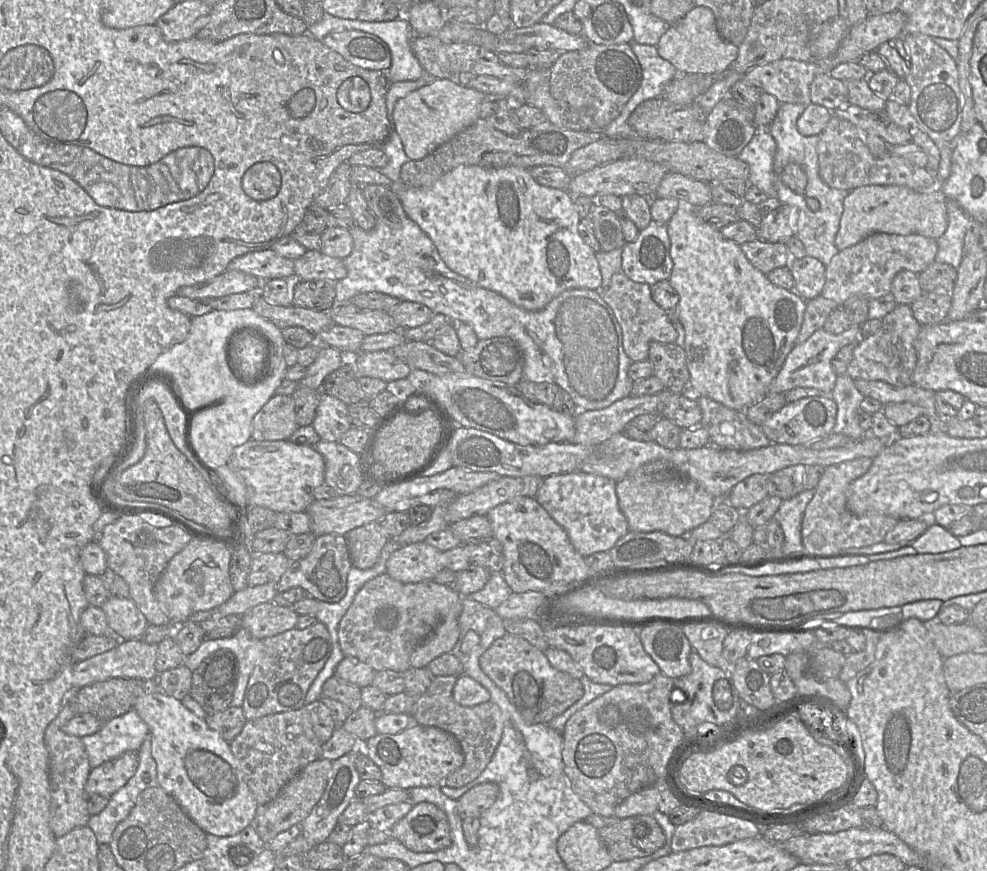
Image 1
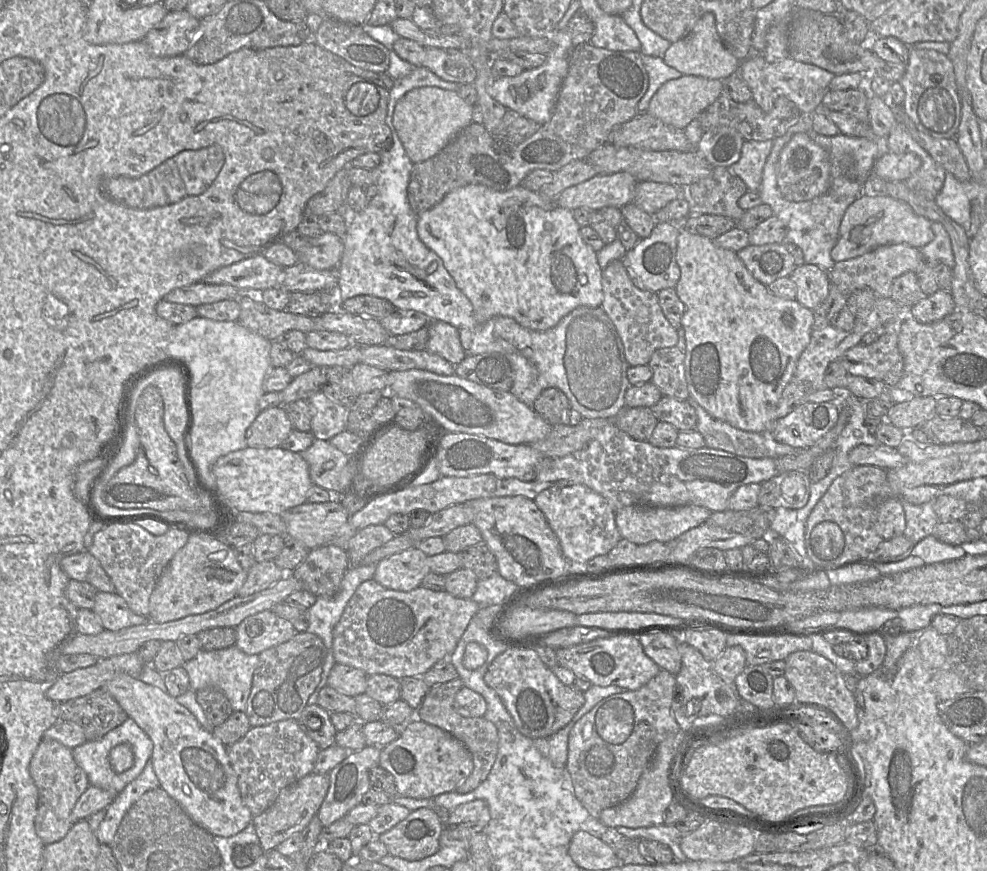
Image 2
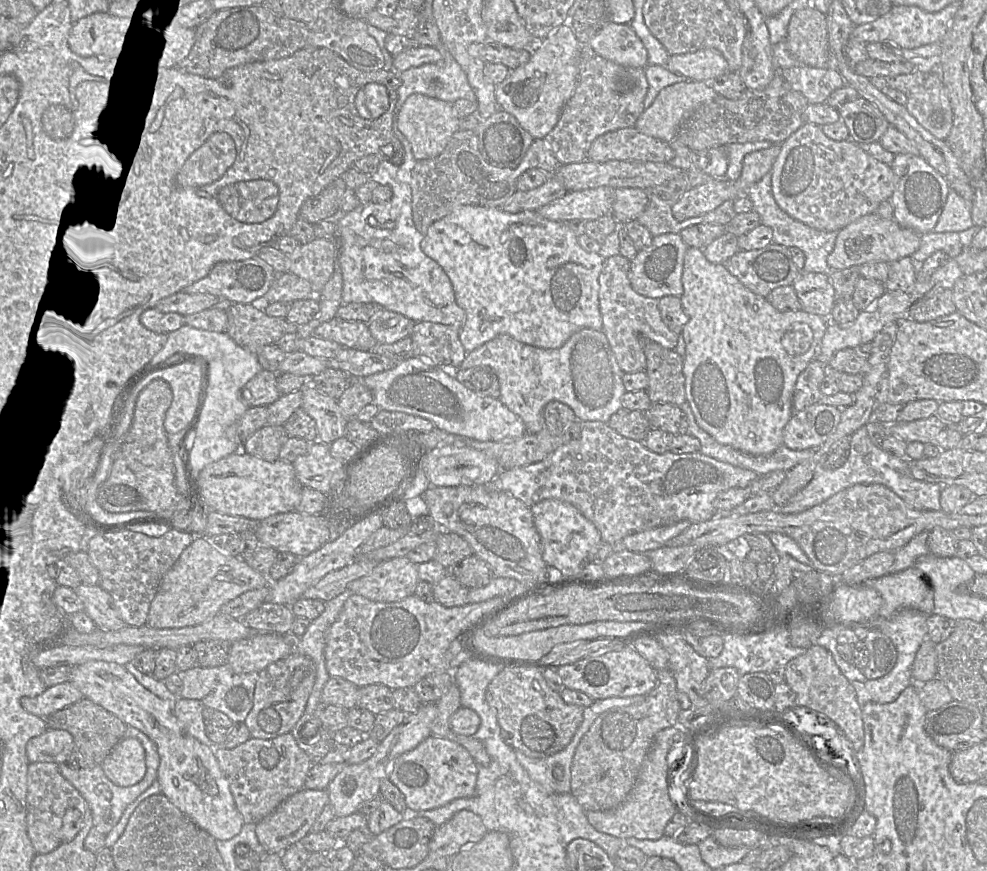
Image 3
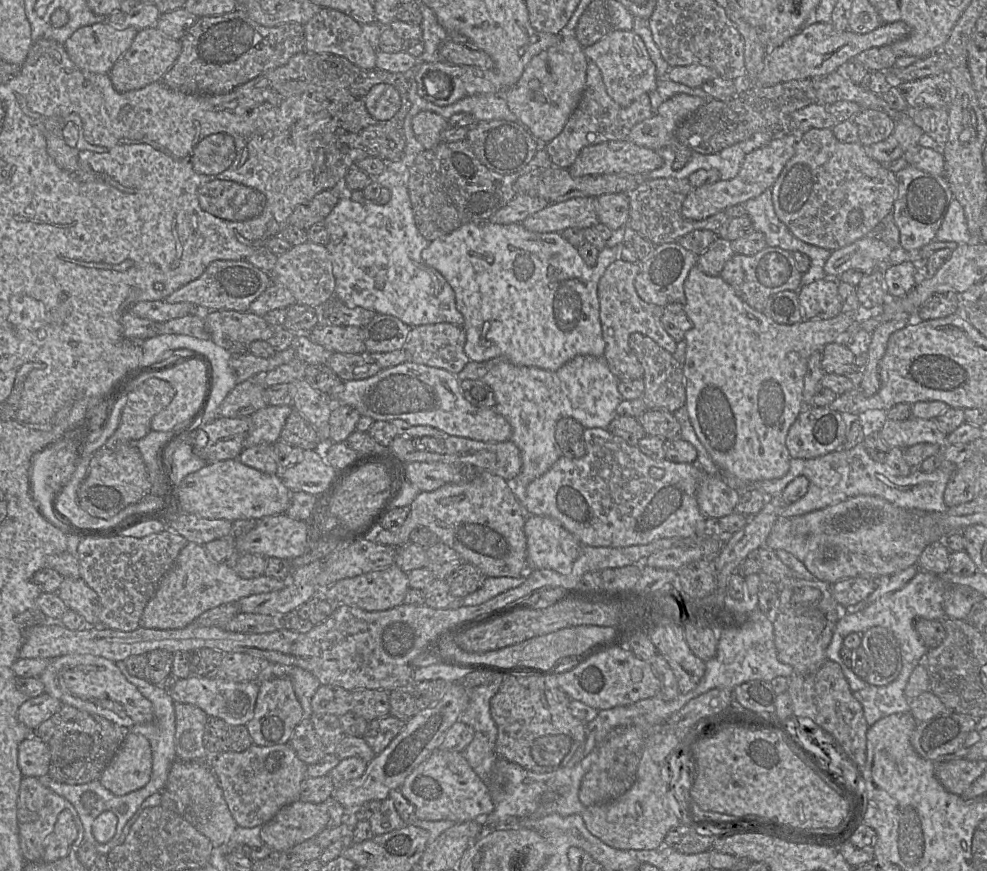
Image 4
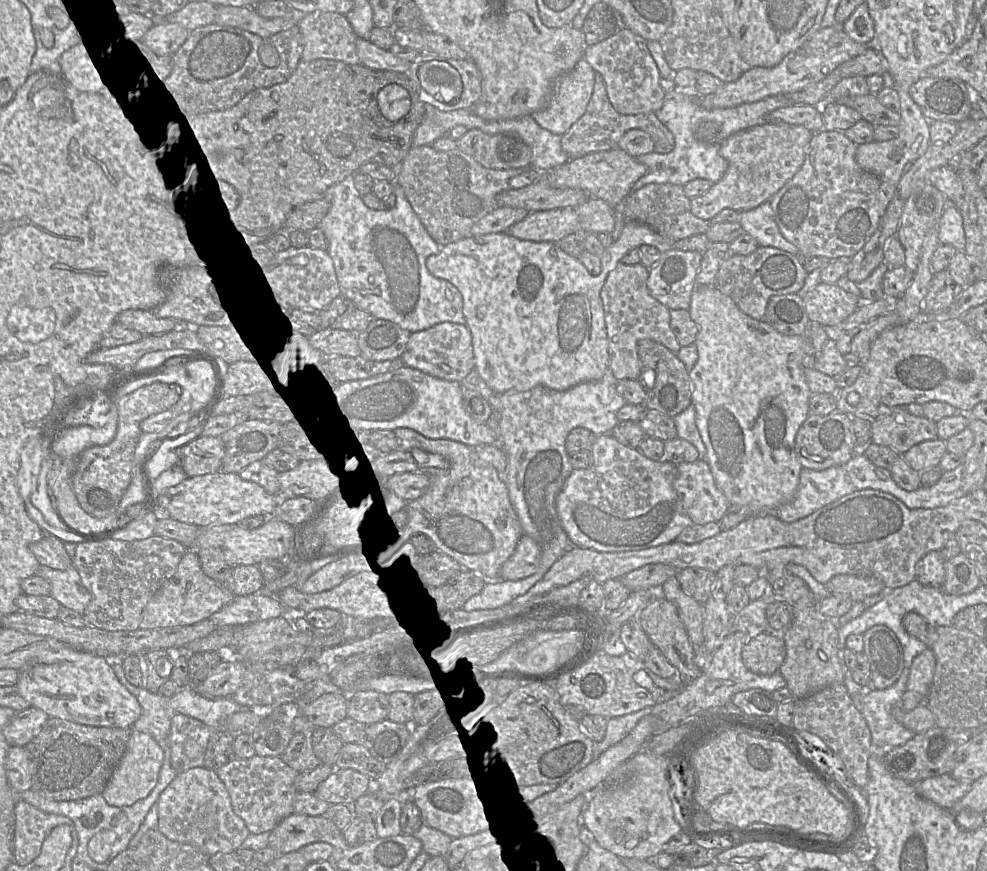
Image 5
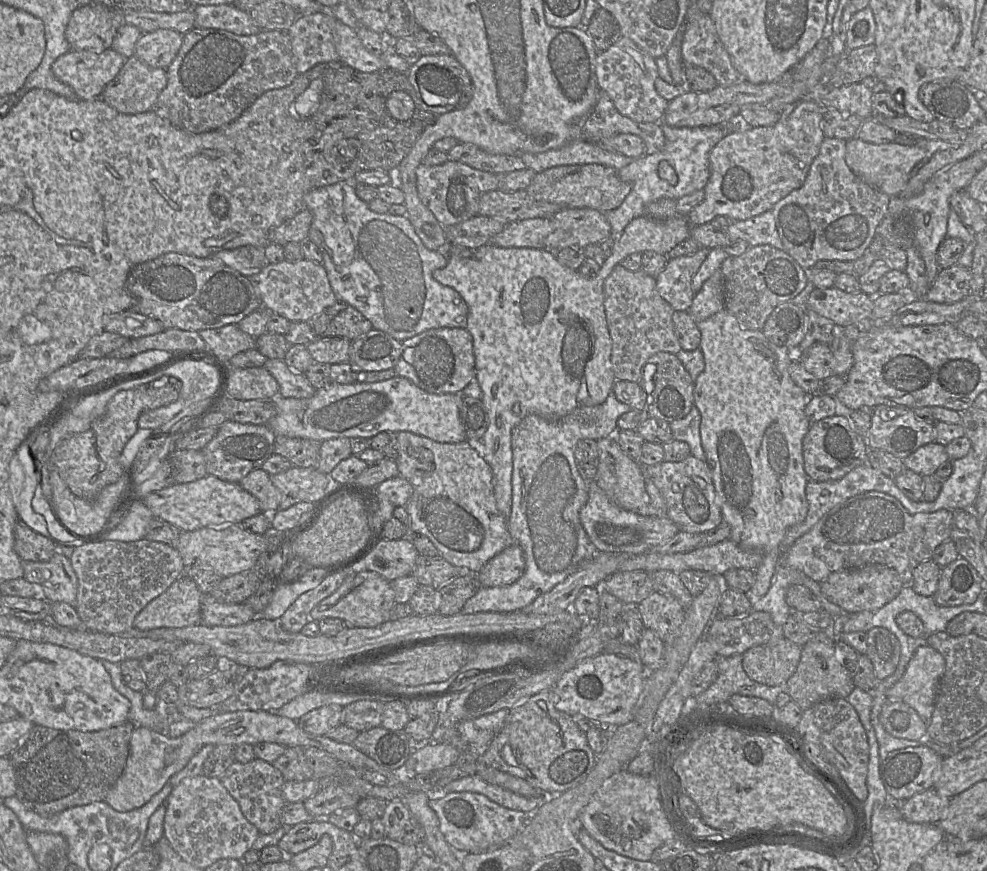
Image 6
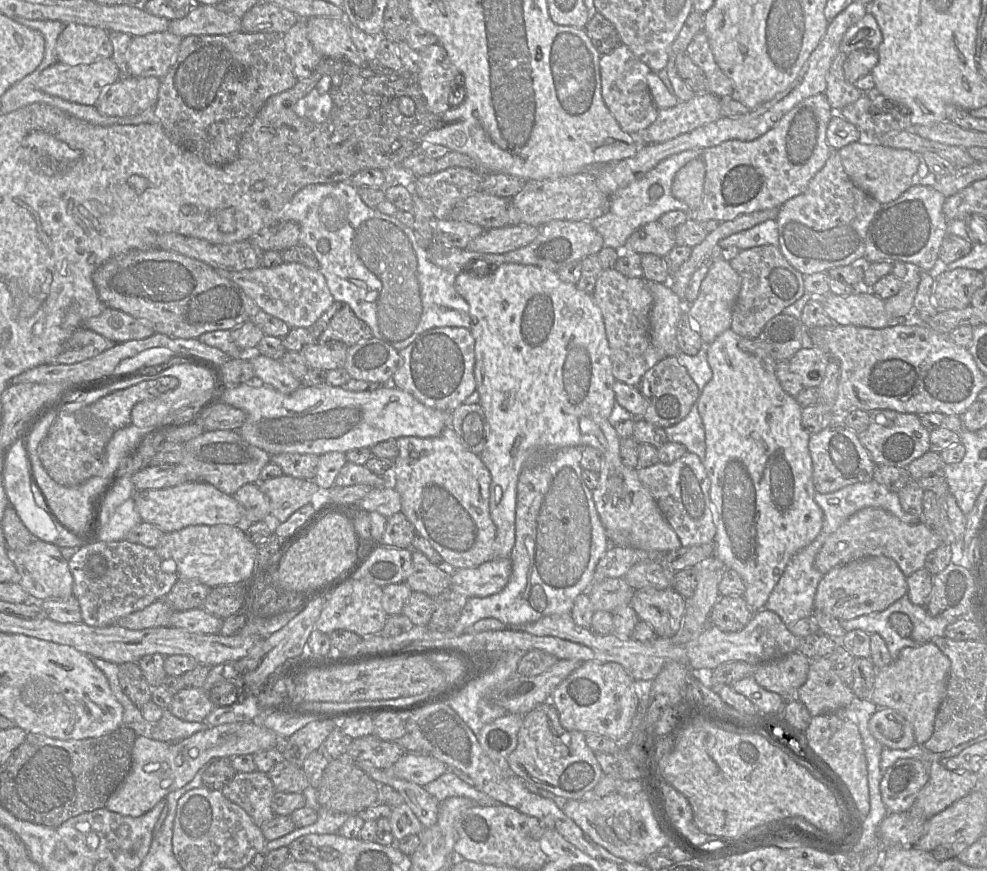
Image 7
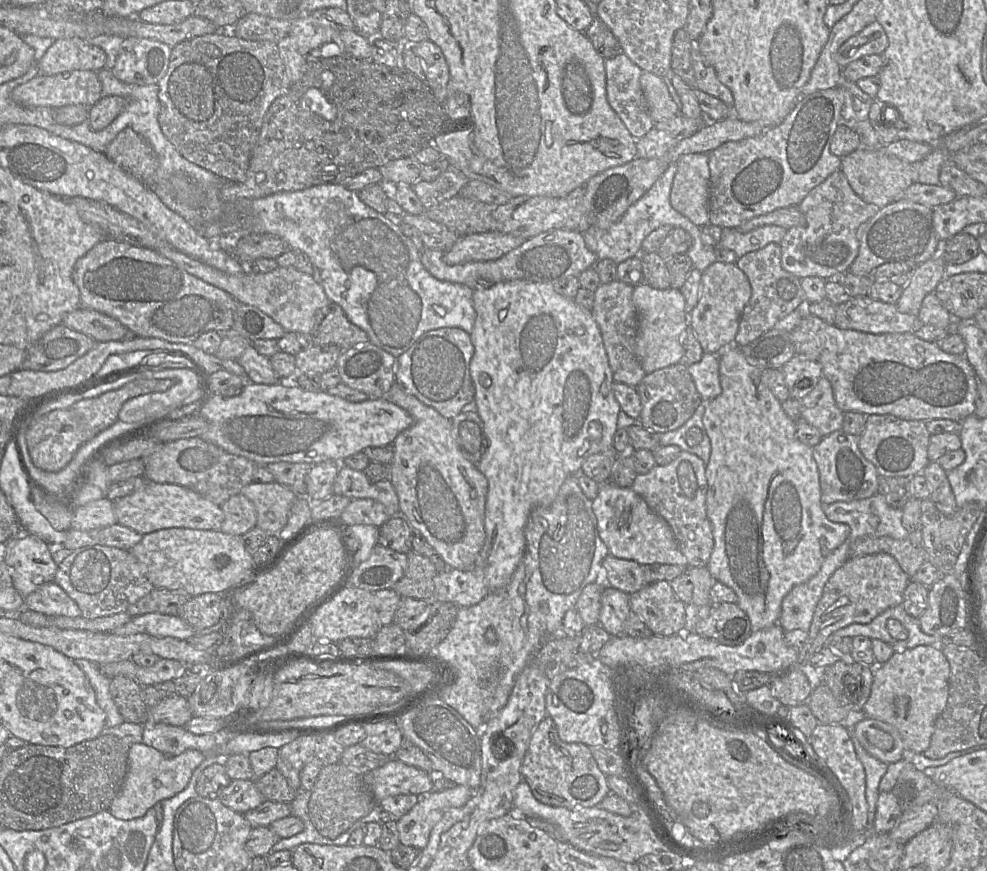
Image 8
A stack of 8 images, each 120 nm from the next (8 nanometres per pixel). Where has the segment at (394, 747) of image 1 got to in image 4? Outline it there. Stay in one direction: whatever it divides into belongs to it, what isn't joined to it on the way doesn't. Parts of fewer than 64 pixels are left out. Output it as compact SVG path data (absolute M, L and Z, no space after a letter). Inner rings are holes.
M435 749L405 779L400 791L414 805L415 815L421 820L462 823L481 820L494 810L489 788L470 767L462 752Z

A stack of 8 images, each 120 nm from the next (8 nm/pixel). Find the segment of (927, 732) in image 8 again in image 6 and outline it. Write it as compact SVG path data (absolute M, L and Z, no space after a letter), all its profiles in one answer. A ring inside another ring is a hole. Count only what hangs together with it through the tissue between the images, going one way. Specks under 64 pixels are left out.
M918 647L904 675L886 691L886 697L903 701L929 725L944 671L945 659L936 649Z

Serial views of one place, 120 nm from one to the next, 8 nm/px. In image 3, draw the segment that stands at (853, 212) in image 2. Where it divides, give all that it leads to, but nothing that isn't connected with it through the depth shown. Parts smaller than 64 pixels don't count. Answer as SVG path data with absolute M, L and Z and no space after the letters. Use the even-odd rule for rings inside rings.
M875 212L860 217L838 231L827 263L832 270L844 270L870 262L891 263L911 256L920 247L920 240L920 234L900 226L894 219L884 219Z

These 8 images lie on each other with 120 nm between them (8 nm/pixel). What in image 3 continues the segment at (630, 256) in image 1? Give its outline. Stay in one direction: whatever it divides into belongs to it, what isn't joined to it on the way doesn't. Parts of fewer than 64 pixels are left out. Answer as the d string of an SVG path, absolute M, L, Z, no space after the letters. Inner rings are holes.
M666 233L653 237L652 244L639 250L630 263L629 281L635 292L654 299L664 296L681 297L683 262L688 248L679 233Z

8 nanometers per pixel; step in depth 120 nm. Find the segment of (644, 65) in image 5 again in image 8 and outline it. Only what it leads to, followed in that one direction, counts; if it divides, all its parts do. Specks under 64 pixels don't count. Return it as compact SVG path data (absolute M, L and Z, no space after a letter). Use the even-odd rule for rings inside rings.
M622 52L614 58L605 59L605 71L610 106L631 135L640 139L654 125L640 85L643 70Z

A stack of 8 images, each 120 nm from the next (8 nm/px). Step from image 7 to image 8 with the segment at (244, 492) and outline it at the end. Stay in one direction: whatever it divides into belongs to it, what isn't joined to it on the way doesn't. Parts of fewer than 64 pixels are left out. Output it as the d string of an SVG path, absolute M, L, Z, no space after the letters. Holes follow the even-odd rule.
M241 493L230 497L221 506L224 521L220 531L241 536L256 526L257 512L254 504Z

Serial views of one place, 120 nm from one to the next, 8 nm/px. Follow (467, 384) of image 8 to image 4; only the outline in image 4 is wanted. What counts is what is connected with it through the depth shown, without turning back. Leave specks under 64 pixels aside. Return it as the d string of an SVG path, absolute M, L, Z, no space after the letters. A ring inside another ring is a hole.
M444 322L426 324L411 328L403 351L407 362L444 369L457 375L470 361L464 350L465 343L466 334L463 327Z

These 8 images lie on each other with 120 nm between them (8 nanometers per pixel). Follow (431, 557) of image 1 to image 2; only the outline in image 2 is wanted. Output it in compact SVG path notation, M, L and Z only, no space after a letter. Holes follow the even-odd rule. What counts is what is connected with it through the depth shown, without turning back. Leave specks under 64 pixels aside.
M417 547L394 554L376 564L373 580L390 590L408 592L416 589L431 572L427 558Z

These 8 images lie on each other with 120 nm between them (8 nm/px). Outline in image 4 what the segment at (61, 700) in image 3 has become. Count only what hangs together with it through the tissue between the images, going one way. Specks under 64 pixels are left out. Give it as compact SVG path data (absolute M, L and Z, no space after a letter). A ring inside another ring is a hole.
M47 693L25 701L17 711L17 719L33 731L57 713L63 704Z

